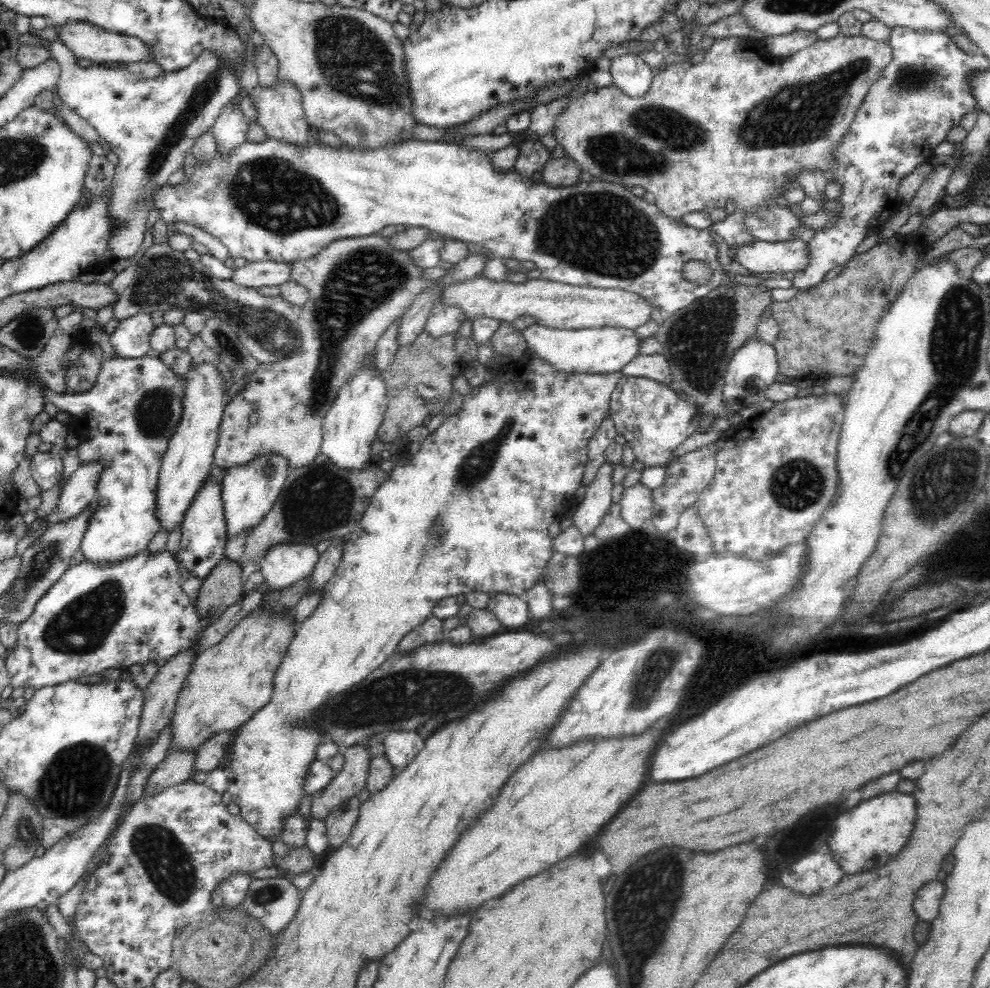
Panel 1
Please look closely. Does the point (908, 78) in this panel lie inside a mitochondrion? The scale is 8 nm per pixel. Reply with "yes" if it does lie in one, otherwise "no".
yes

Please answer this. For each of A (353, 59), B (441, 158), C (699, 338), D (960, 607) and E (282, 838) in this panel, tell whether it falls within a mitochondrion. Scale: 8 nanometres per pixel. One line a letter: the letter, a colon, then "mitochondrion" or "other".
A: mitochondrion
B: other
C: mitochondrion
D: other
E: other

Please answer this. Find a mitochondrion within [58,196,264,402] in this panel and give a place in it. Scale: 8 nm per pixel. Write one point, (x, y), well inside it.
(227, 345)

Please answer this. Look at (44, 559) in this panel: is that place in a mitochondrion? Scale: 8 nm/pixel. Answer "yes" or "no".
yes

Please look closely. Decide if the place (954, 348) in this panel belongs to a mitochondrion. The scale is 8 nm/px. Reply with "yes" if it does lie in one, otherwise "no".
yes

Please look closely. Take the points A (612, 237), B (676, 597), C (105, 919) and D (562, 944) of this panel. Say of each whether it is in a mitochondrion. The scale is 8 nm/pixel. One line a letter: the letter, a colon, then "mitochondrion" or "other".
A: mitochondrion
B: other
C: other
D: other

